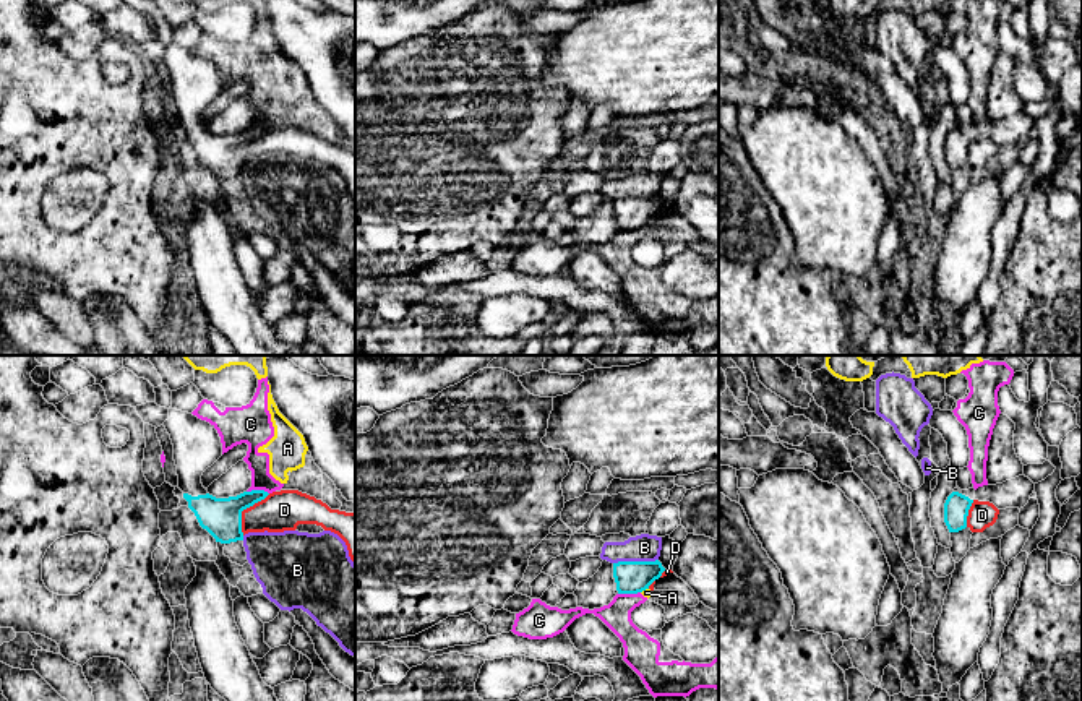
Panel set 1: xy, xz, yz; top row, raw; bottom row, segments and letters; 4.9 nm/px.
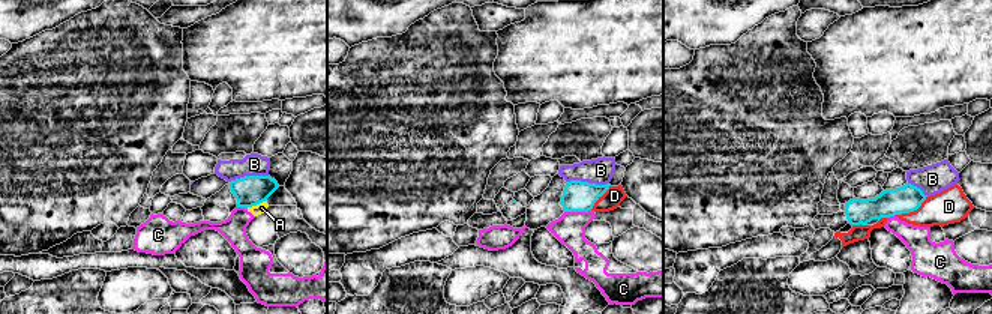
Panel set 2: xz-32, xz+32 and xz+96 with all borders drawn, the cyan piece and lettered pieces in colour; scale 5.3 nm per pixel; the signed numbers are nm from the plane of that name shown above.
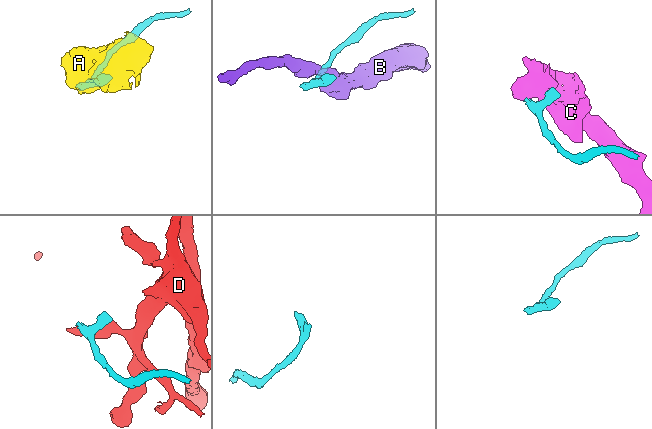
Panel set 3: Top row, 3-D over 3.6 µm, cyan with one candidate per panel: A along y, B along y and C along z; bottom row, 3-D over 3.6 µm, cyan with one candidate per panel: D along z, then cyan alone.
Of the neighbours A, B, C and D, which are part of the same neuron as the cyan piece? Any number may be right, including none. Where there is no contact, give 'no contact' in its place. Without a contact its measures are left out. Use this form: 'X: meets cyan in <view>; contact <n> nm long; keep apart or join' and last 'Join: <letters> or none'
A: meets cyan in xz; contact 50 nm long; keep apart
B: meets cyan in xz; contact 220 nm long; keep apart
C: meets cyan in xy; contact 110 nm long; keep apart
D: meets cyan in xy; contact 240 nm long; keep apart
Join: none

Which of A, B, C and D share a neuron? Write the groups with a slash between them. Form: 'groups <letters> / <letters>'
groups A C / B / D

